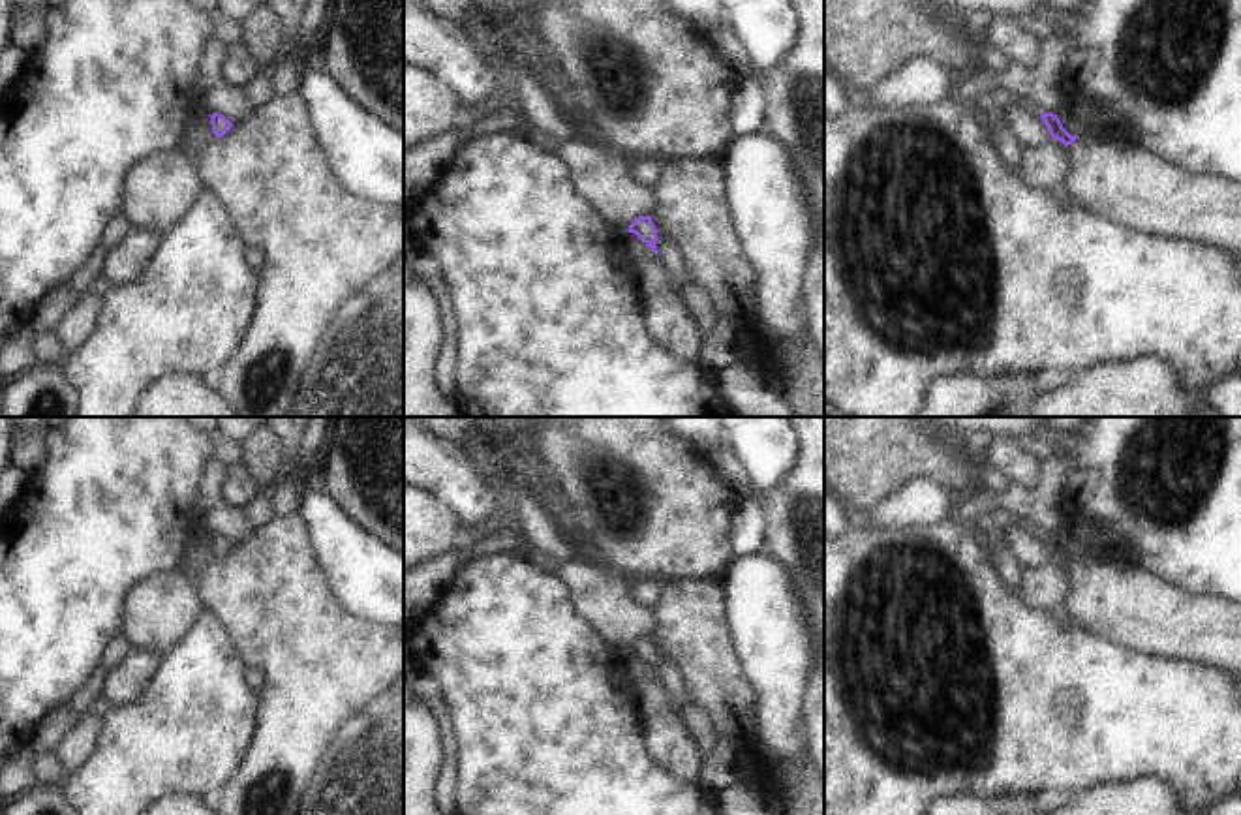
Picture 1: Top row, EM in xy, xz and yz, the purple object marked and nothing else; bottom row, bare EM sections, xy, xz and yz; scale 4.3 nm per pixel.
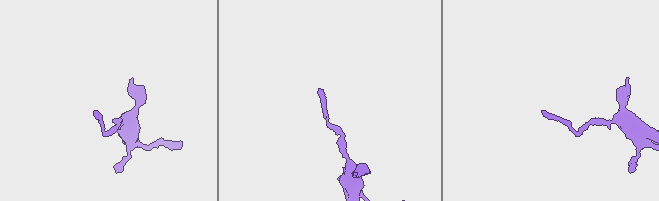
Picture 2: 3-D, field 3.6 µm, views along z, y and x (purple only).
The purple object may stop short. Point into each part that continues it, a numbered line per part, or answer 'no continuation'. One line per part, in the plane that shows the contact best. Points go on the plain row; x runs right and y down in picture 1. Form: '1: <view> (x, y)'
no continuation

